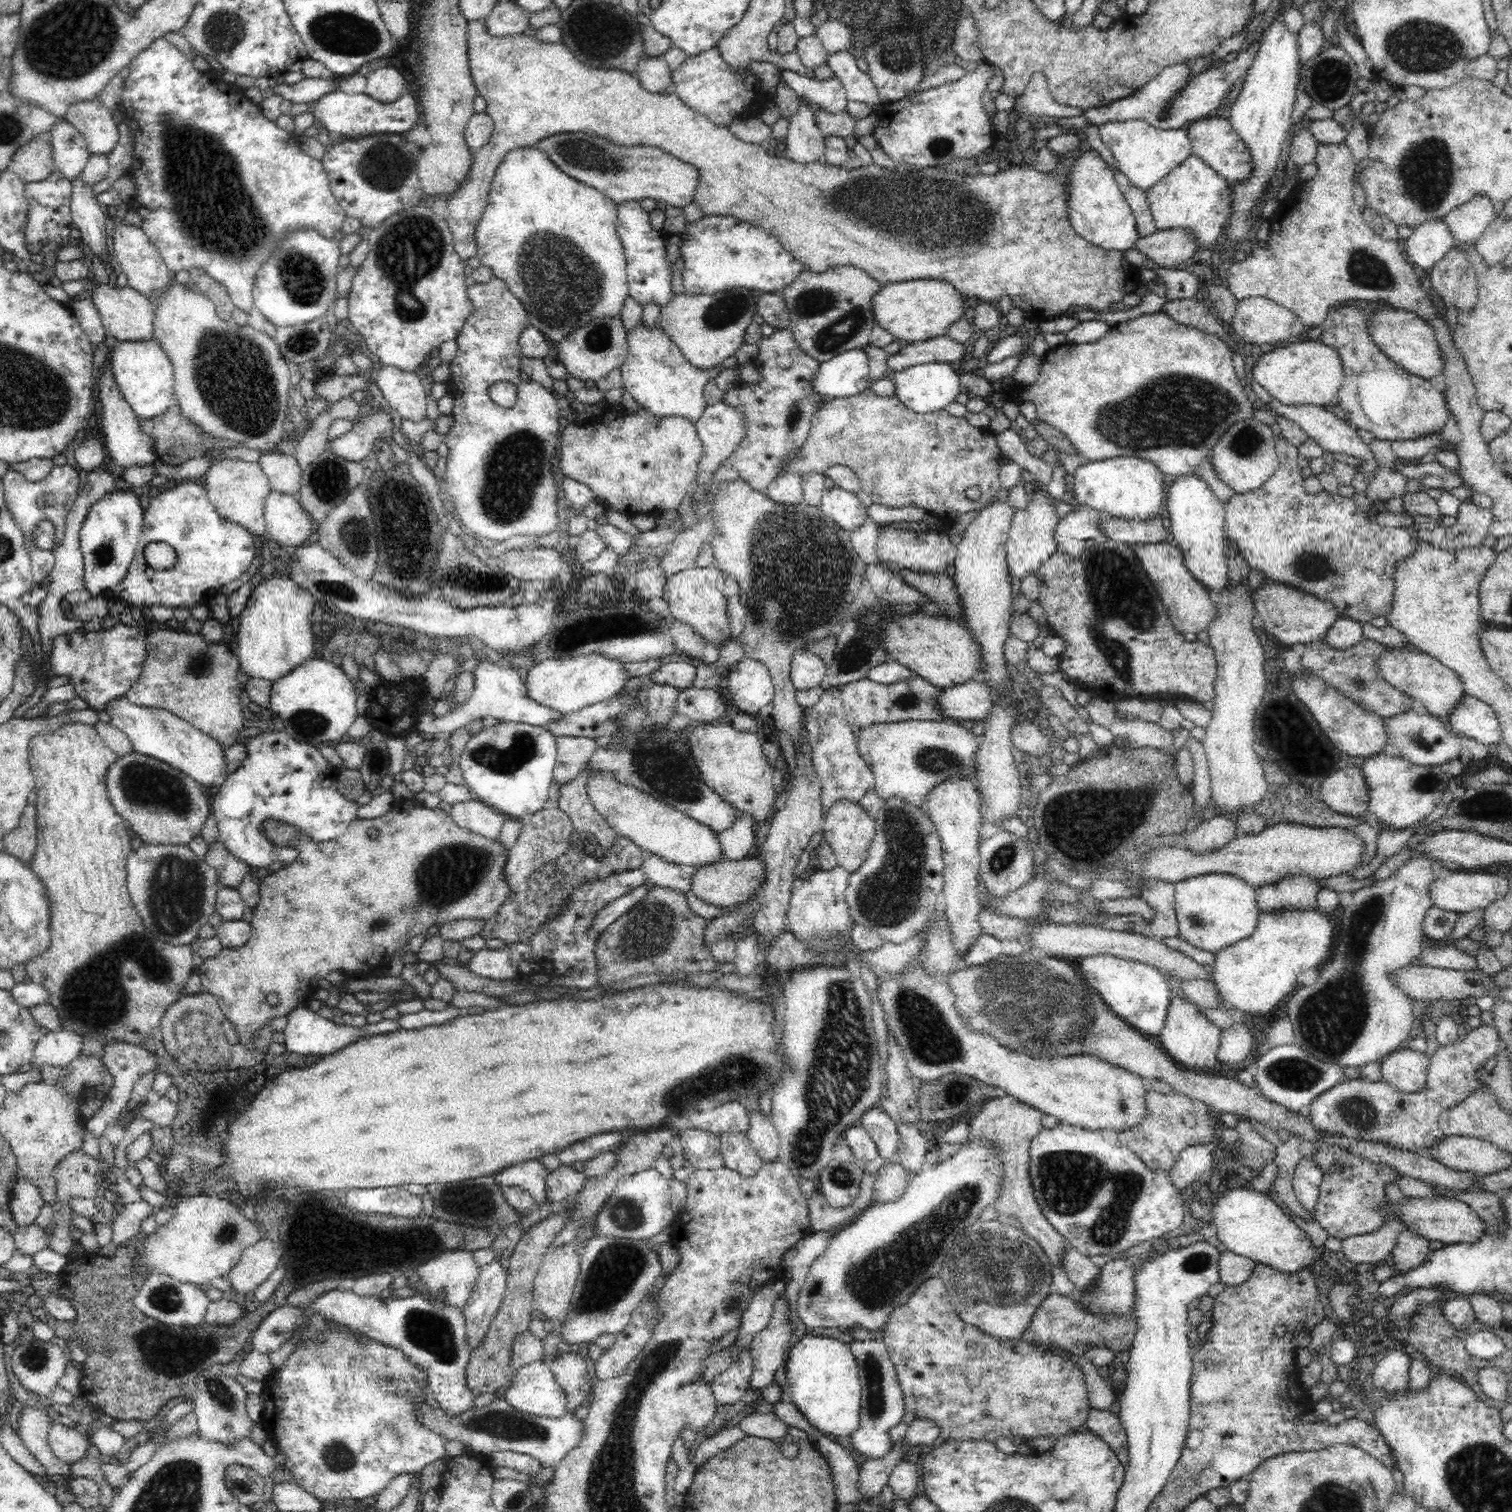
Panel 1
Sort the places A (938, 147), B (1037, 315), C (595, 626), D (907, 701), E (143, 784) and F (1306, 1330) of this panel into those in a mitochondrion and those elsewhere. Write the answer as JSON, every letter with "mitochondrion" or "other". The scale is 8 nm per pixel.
{"A":"mitochondrion","B":"other","C":"mitochondrion","D":"mitochondrion","E":"mitochondrion","F":"other"}

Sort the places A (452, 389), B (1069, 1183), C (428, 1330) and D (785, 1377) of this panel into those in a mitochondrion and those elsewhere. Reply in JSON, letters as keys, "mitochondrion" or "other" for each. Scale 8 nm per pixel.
{"A":"other","B":"mitochondrion","C":"mitochondrion","D":"other"}

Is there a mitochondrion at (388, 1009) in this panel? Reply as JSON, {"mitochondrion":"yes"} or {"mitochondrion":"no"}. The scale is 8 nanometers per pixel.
{"mitochondrion":"no"}

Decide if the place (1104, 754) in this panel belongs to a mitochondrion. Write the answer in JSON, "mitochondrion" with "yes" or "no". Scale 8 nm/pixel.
{"mitochondrion":"no"}

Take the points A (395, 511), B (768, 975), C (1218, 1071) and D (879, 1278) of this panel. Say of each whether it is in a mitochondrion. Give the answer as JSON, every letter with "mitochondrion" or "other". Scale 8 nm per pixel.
{"A":"mitochondrion","B":"other","C":"other","D":"mitochondrion"}

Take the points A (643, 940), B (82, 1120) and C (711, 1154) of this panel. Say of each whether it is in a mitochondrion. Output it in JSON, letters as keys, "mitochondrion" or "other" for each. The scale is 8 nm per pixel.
{"A":"mitochondrion","B":"other","C":"other"}

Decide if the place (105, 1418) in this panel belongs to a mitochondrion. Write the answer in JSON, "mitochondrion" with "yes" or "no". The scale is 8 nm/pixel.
{"mitochondrion":"no"}

